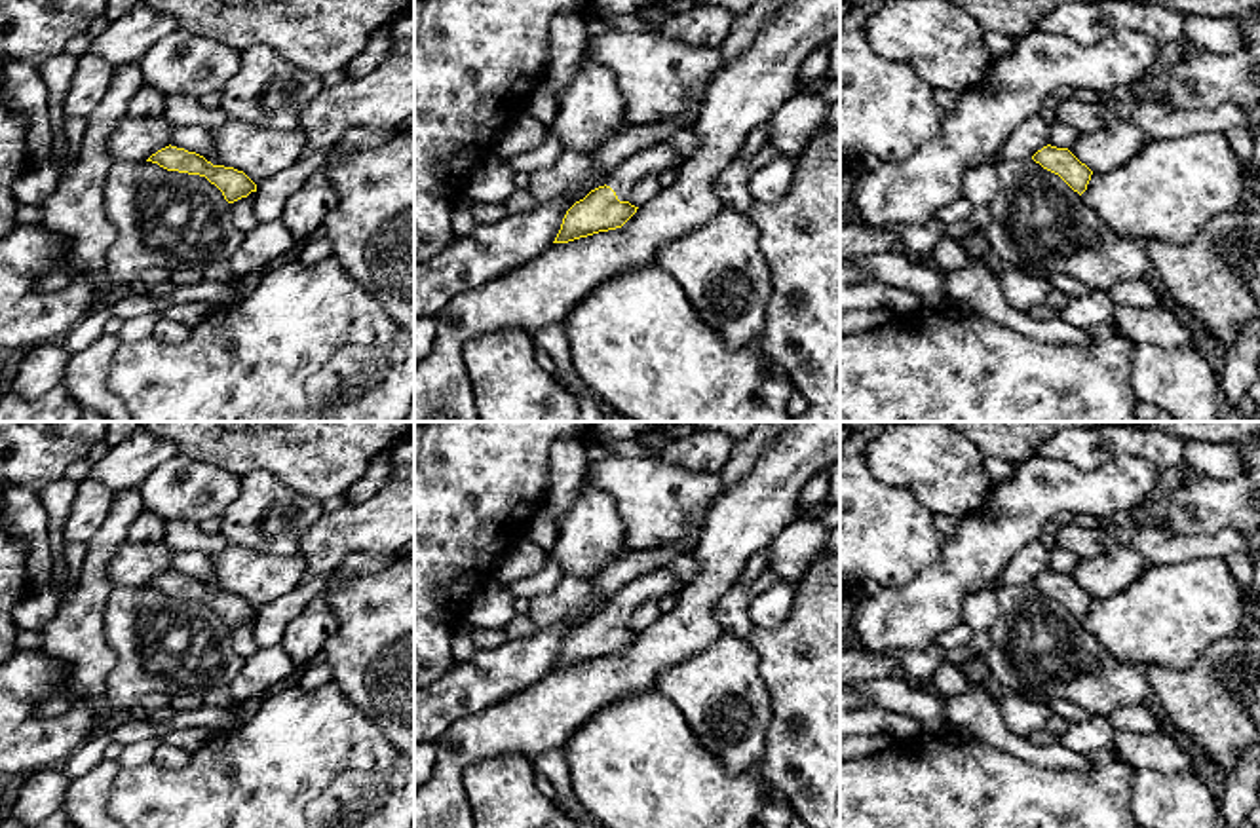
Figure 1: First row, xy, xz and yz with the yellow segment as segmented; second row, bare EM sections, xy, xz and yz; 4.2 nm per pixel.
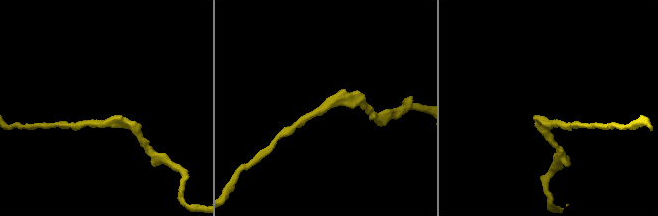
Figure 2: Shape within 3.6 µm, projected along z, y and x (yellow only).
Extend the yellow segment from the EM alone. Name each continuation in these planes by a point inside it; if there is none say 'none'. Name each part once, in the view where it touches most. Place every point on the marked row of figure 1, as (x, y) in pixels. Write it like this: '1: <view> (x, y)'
1: xz (652, 160)

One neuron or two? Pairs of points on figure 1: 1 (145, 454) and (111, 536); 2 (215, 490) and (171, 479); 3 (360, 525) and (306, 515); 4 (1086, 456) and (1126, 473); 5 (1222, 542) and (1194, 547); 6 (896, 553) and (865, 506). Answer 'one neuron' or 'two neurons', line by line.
1: two neurons
2: one neuron
3: two neurons
4: two neurons
5: one neuron
6: one neuron

